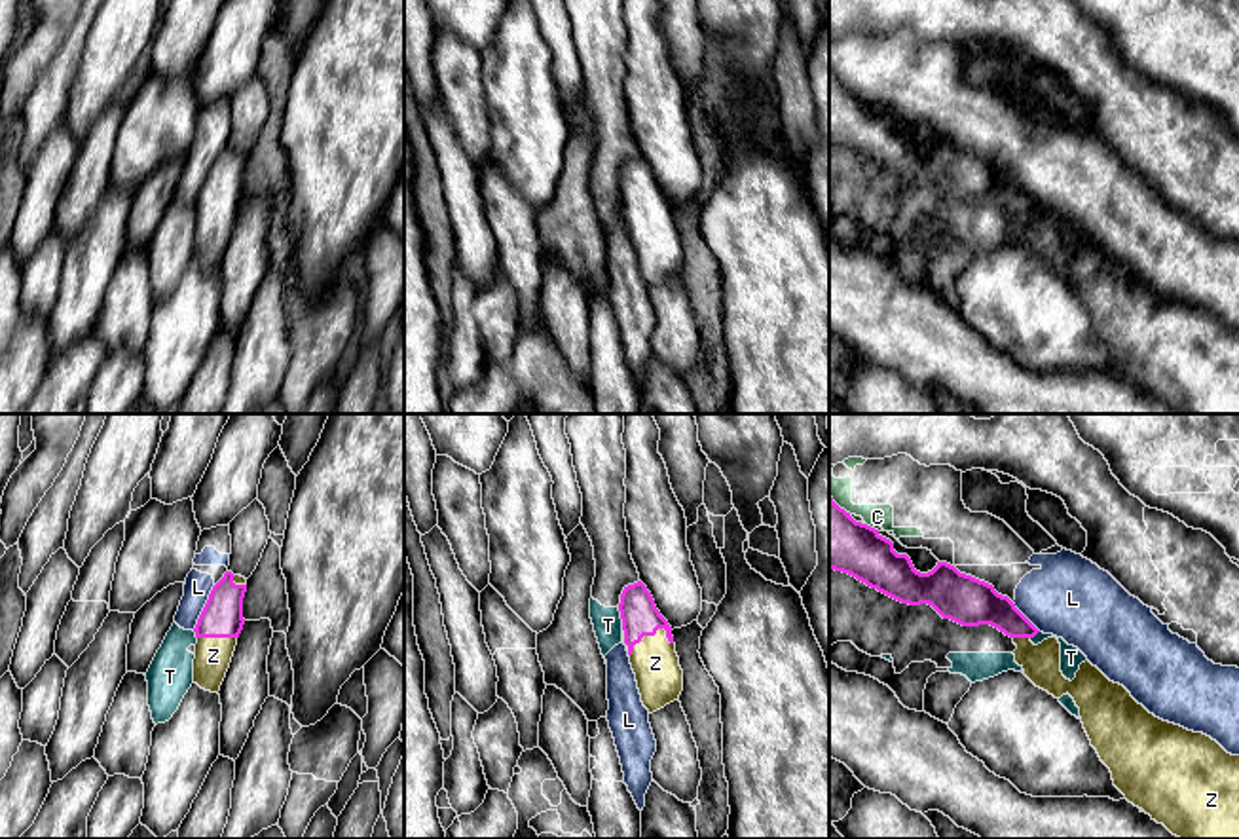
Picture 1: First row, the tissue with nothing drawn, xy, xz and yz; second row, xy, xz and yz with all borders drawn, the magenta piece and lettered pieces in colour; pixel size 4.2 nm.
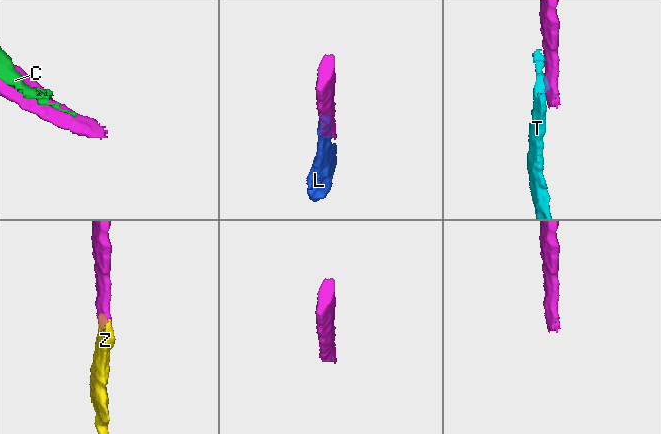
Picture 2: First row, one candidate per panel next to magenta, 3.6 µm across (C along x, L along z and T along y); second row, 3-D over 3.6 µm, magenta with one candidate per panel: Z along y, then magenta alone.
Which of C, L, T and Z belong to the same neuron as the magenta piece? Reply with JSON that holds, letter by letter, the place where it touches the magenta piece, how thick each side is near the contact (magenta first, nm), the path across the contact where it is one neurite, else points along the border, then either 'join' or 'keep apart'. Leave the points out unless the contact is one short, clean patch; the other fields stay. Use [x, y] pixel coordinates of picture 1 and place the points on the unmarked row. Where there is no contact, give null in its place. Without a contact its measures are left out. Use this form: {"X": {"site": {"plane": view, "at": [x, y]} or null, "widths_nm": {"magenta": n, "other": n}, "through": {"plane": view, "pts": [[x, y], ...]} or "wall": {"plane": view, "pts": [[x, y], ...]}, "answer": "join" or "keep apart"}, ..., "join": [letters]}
{"C": {"site": {"plane": "yz", "at": [869, 101]}, "widths_nm": {"magenta": 260, "other": 100}, "answer": "keep apart"}, "L": {"site": {"plane": "xy", "at": [203, 183]}, "widths_nm": {"magenta": 180, "other": 120}, "wall": {"plane": "xy", "pts": [[215, 160], [192, 204]]}, "answer": "keep apart"}, "T": {"site": {"plane": "xz", "at": [623, 194]}, "widths_nm": {"magenta": 160, "other": 130}, "wall": {"plane": "xz", "pts": [[617, 183], [623, 204]]}, "answer": "keep apart"}, "Z": {"site": {"plane": "xz", "at": [642, 211]}, "widths_nm": {"magenta": 160, "other": 200}, "through": {"plane": "xz", "pts": [[640, 192], [642, 211], [649, 219], [655, 238]]}, "answer": "join"}, "join": ["Z"]}

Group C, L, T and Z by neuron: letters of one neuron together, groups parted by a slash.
C L / T / Z

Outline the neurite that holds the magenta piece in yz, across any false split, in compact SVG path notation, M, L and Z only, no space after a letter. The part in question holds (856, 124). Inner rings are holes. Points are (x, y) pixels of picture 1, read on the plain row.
M831 70L829 144L848 148L901 178L928 178L943 194L962 201L990 199L998 203L1017 220L1013 226L1015 237L1036 262L1055 273L1066 268L1074 273L1091 321L1110 344L1114 361L1129 378L1163 399L1178 414L1239 414L1239 330L1228 328L1203 308L1156 292L1123 260L1110 256L1089 235L1080 239L1072 256L1066 254L1061 247L1059 214L1047 213L1034 220L1030 214L1040 205L992 159L960 148L947 137L937 137L928 148L916 146L907 129L897 129L894 118L882 112L878 104L856 97Z

